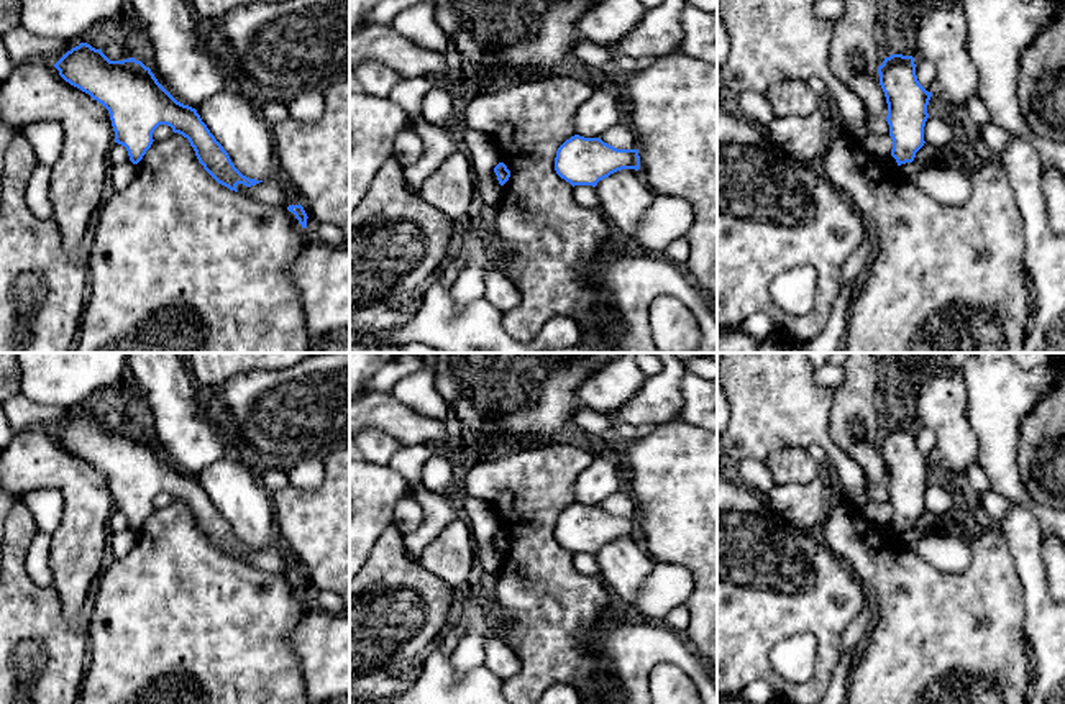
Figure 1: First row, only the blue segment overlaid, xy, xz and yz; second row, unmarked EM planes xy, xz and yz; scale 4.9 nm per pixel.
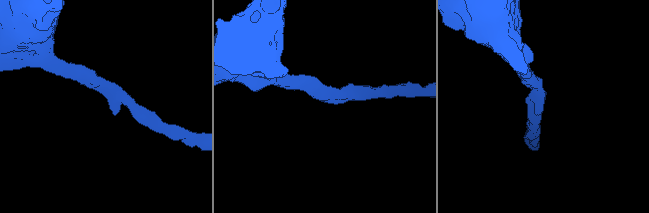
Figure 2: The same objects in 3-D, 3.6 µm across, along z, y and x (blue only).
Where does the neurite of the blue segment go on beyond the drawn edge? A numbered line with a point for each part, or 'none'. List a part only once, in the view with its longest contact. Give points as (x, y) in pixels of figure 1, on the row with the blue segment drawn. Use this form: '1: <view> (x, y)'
none

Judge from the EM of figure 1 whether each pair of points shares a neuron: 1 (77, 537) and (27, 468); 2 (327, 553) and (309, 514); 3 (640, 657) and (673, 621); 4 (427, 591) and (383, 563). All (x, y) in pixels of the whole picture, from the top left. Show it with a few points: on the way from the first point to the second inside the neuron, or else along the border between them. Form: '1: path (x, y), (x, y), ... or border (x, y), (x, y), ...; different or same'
1: path (77, 514), (77, 498), (50, 470); same
2: path (327, 544), (327, 534), (317, 524); same
3: border (668, 626), (683, 635); different
4: path (415, 586), (402, 583), (394, 575); same

